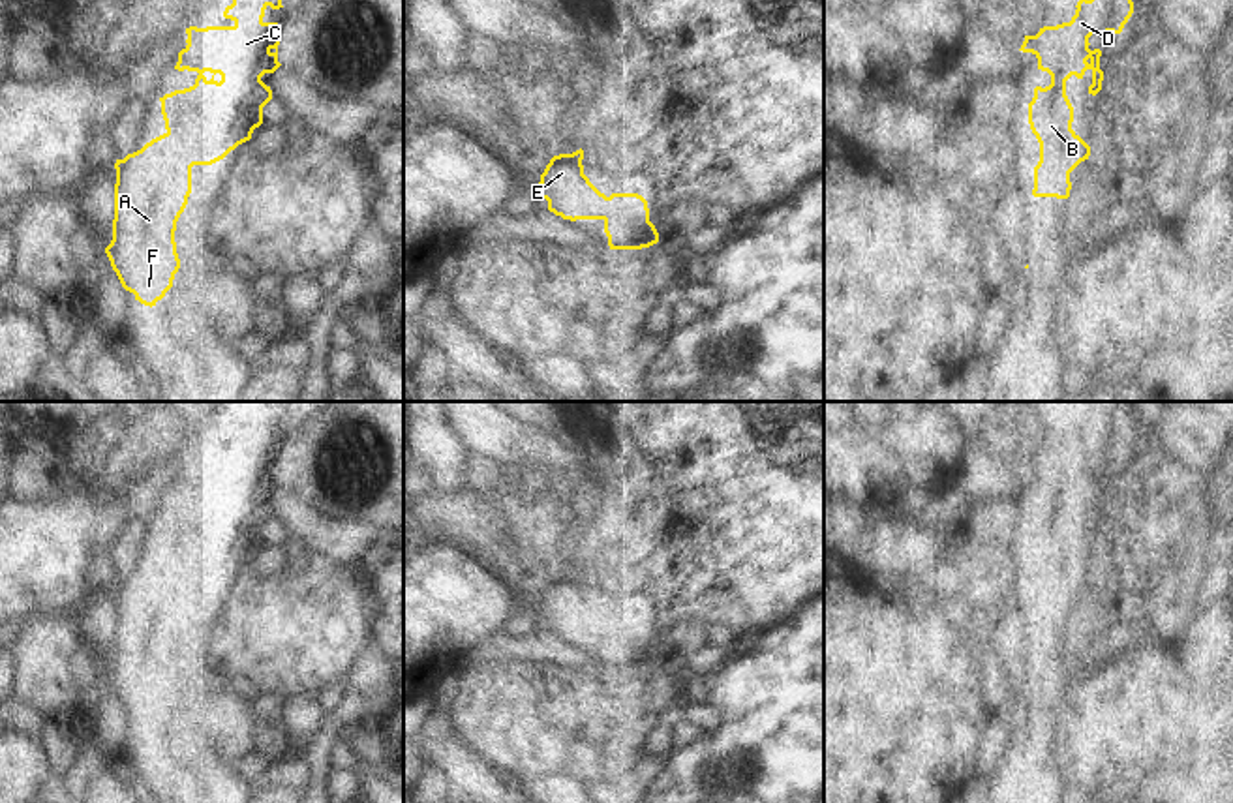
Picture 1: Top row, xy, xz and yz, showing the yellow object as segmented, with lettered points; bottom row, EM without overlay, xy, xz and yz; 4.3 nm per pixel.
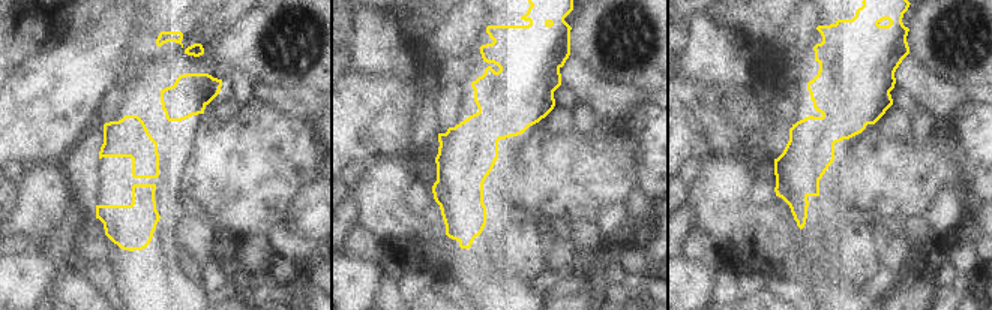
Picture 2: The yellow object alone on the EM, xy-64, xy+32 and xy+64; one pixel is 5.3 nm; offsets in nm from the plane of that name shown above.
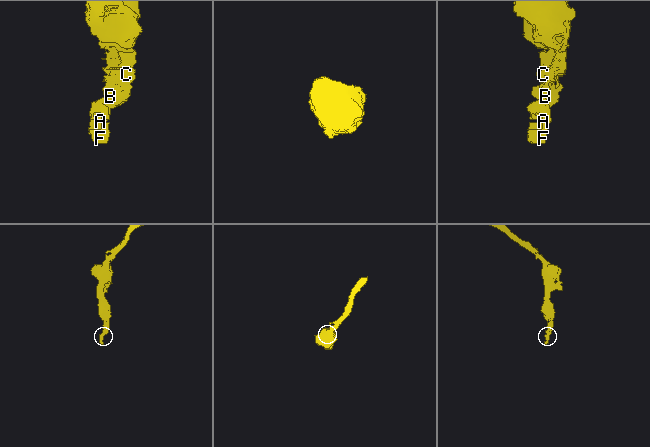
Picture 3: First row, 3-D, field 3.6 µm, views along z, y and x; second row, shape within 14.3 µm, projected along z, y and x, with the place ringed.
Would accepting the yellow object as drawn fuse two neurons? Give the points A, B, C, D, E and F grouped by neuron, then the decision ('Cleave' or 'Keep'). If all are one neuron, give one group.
Groups: A B C D E F. Keep

